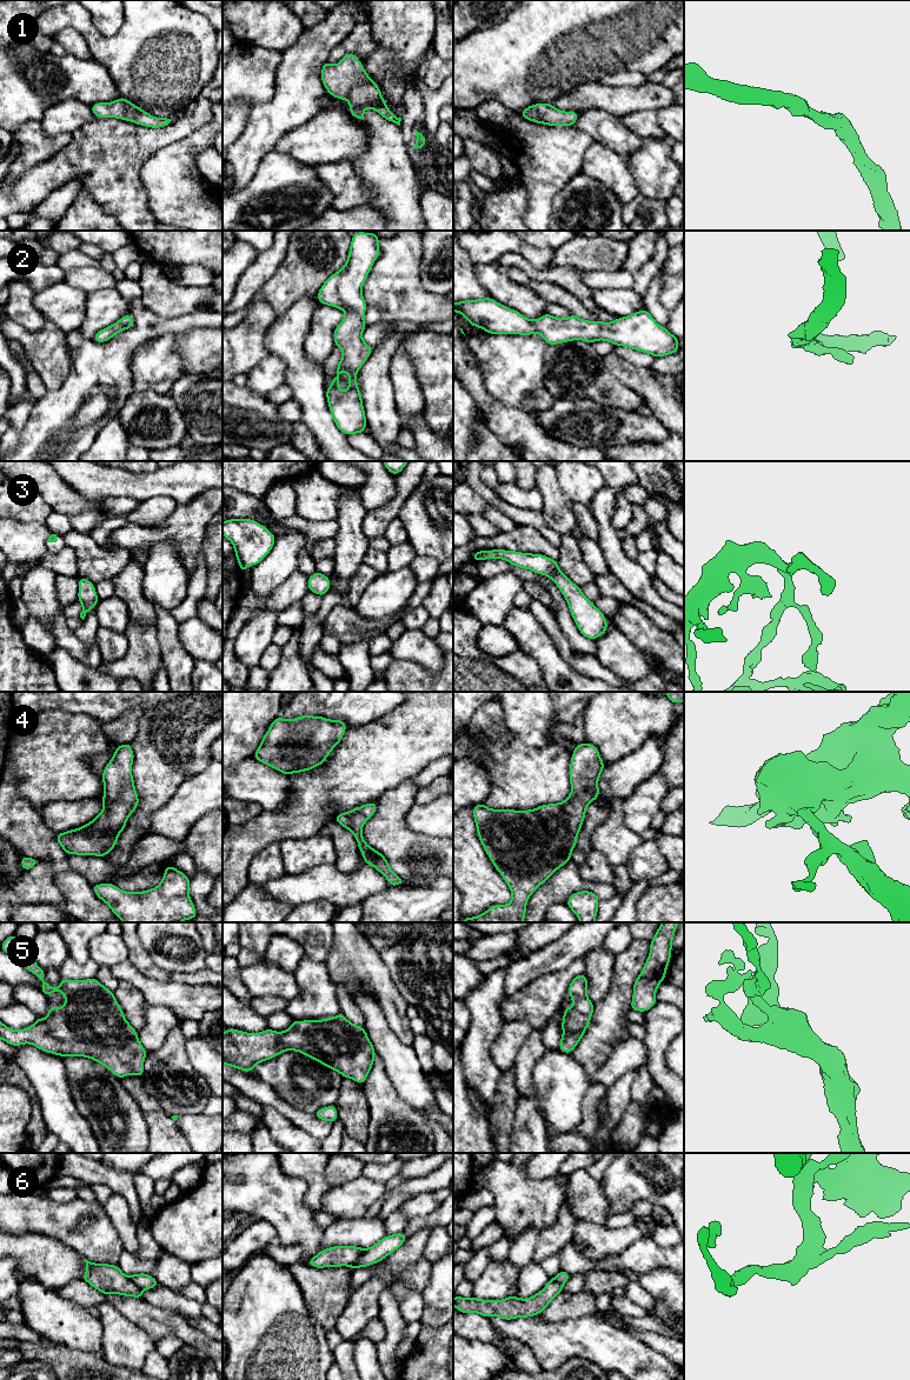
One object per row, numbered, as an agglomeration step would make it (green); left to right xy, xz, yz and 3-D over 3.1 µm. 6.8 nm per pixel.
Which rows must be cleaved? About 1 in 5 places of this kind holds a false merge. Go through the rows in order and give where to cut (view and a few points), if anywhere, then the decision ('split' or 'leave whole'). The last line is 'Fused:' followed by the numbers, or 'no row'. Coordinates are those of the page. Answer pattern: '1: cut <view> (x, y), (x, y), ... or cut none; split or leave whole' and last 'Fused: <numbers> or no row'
1: cut none; leave whole
2: cut none; leave whole
3: cut none; leave whole
4: cut none; leave whole
5: cut none; leave whole
6: cut xz (366, 1250), (350, 1266); split
Fused: 6

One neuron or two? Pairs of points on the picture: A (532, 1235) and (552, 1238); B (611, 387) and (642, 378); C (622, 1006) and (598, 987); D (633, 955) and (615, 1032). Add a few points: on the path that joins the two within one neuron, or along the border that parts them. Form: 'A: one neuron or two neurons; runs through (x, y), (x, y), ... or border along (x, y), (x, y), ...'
A: two neurons; border along (540, 1232), (531, 1260)
B: two neurons; border along (602, 364), (643, 400)
C: two neurons; border along (613, 966), (612, 984), (608, 992), (593, 1004)
D: one neuron; runs through (625, 974), (615, 1006), (615, 1013)

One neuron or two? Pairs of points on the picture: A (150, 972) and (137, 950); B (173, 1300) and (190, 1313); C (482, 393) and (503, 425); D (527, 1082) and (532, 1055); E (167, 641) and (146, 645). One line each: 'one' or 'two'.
A: one
B: one
C: one
D: one
E: two

